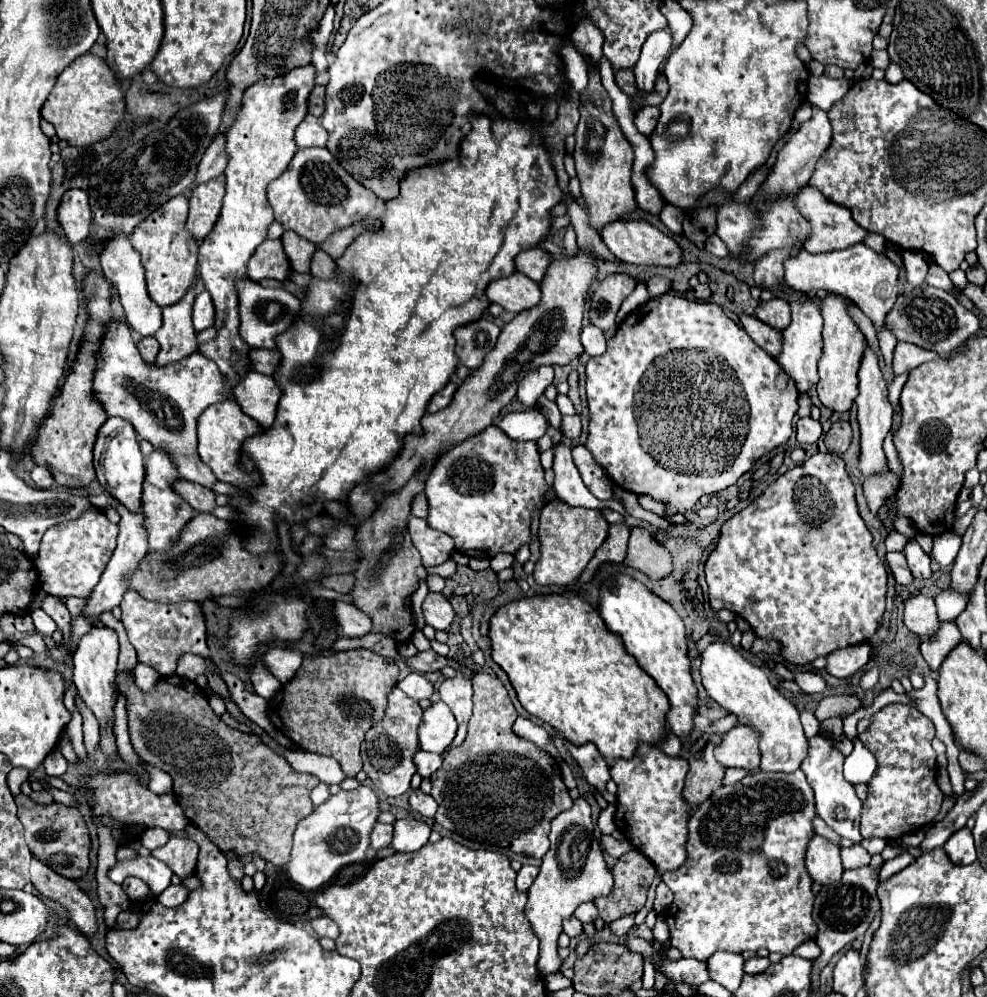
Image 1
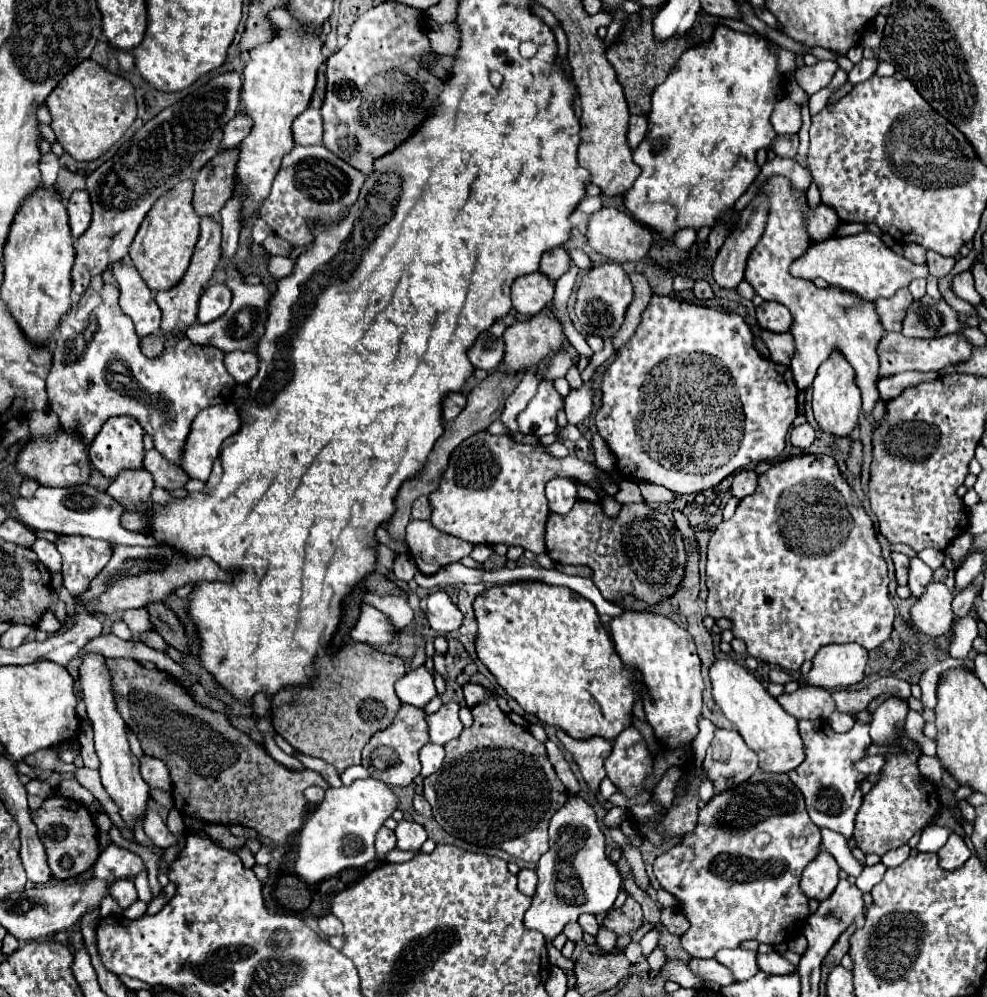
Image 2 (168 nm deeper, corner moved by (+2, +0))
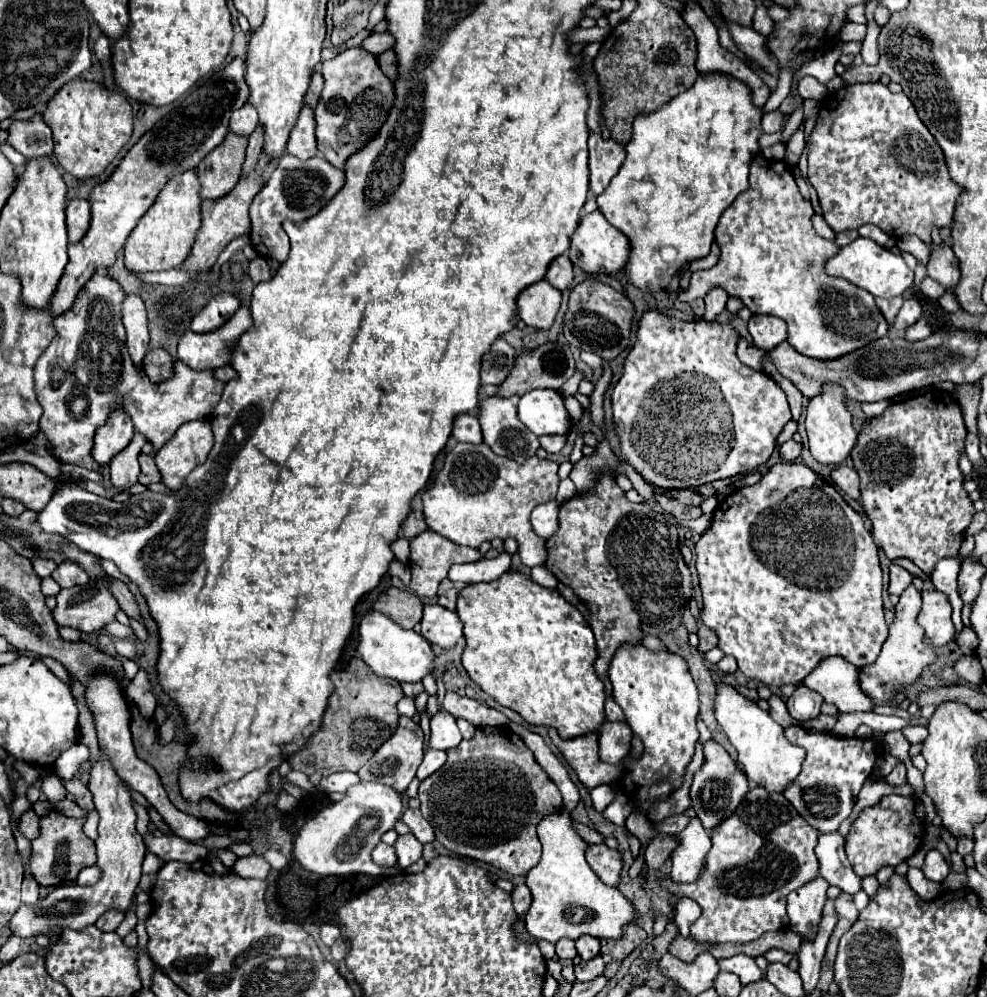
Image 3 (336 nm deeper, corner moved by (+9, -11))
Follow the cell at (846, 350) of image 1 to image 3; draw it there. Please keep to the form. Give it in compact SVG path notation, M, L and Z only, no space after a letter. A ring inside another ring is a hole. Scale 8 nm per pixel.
M826 383L824 391L810 399L806 407L806 431L808 431L808 447L816 461L828 465L840 465L856 445L856 431L852 427L852 413L846 407L846 391L834 383Z

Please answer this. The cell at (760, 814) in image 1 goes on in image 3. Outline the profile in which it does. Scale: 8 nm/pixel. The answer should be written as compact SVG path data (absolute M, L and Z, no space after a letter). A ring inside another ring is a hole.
M754 787L744 795L736 811L712 829L710 837L712 849L706 857L700 877L694 883L676 883L670 875L658 879L658 885L670 895L690 897L700 905L702 915L692 923L690 937L710 951L714 945L750 943L768 931L786 929L790 925L786 913L788 893L818 875L818 859L814 855L818 833L798 815L798 811L790 801L784 799L782 793L770 793L762 787Z

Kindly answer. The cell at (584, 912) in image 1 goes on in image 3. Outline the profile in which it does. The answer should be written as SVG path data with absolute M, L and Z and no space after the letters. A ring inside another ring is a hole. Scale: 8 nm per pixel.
M582 935L576 939L576 949L578 949L578 955L586 961L600 953L600 941L592 935Z

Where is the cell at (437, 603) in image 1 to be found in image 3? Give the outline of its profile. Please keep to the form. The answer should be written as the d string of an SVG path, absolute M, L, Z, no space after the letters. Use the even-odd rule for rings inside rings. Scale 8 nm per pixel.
M424 605L422 615L422 635L432 645L450 649L462 637L462 621L456 613L440 605Z

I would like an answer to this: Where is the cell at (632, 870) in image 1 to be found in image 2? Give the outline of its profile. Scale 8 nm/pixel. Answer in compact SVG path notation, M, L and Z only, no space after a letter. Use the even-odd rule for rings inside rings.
M629 896L621 908L611 910L607 916L603 916L603 926L609 928L617 936L639 930L643 926L643 922L645 922L645 918L643 918L641 906L635 902L633 896Z

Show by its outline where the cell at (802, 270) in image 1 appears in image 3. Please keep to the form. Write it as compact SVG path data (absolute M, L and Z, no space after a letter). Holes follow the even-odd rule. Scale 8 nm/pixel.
M858 237L850 245L842 247L834 257L830 257L826 261L826 275L842 277L852 285L868 291L870 295L882 297L882 299L894 299L904 295L914 281L914 273L906 267L900 255L894 255L892 251L878 247L872 239L864 239L864 237Z

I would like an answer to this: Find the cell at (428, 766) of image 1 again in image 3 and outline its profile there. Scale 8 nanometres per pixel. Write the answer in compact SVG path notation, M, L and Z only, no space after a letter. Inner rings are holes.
M426 749L424 761L422 761L422 765L418 767L416 777L418 777L420 781L424 781L424 779L430 777L434 771L438 771L444 763L446 763L446 753L444 753L444 751L432 751L432 749Z

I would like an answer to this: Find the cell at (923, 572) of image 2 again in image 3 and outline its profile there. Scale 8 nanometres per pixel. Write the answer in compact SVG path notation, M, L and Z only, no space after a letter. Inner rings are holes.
M910 585L900 595L900 601L896 605L894 623L890 625L890 633L888 633L888 639L882 647L878 661L860 669L860 687L868 697L880 699L880 701L890 699L900 687L914 683L920 677L924 667L934 663L934 659L936 659L934 647L926 645L926 639L922 635L922 627L918 627L918 623L916 623L916 615L920 613L920 605L922 605L920 591L914 585Z

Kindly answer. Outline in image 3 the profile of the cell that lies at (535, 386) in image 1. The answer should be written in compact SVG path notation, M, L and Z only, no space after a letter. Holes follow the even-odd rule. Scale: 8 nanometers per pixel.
M512 395L508 399L488 397L480 403L480 427L484 435L484 443L498 455L510 457L514 461L524 461L536 453L540 447L538 437L526 431L520 423L516 407L520 395Z

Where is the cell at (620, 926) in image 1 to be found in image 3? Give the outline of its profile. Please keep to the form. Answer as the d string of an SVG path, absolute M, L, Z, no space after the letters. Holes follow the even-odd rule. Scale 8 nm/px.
M596 955L590 961L580 961L578 965L574 965L574 973L576 973L576 981L592 981L594 977L604 973L604 959L602 955Z

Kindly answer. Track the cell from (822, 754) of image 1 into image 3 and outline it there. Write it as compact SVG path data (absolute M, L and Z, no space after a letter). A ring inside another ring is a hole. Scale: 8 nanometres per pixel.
M800 725L784 729L790 743L806 749L806 759L802 763L800 775L784 789L784 797L794 805L794 809L812 825L818 833L834 833L838 825L848 819L856 805L856 795L862 789L862 783L874 769L876 759L882 749L874 739L858 737L836 737L830 733L810 731Z

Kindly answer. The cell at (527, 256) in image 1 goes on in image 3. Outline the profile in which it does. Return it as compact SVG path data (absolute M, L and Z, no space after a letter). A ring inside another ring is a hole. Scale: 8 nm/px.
M560 255L558 259L554 259L554 261L550 263L550 267L548 267L544 279L546 279L552 287L564 291L564 289L570 285L572 277L574 277L574 275L572 275L570 257L568 257L568 255Z

